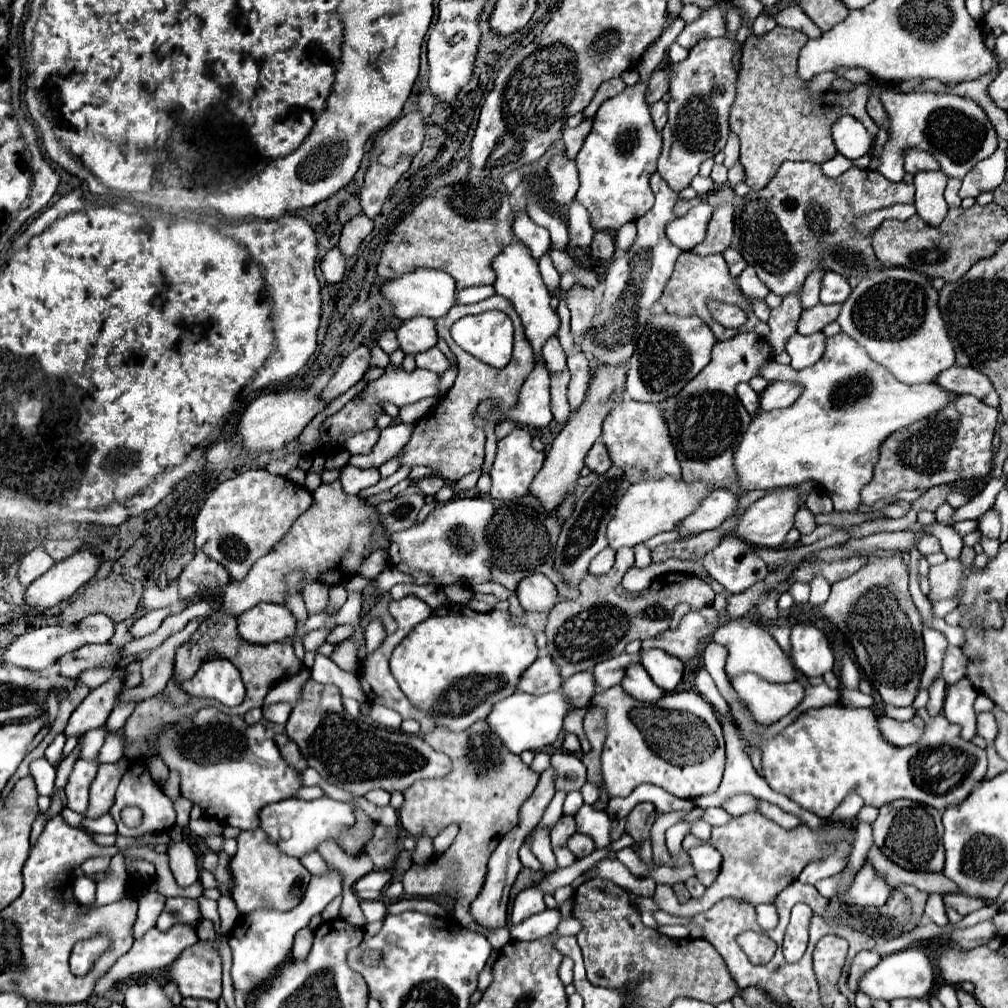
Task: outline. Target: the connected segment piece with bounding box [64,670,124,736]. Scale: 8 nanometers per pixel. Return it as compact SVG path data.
M116 670L116 674L112 674L108 682L90 690L90 694L80 702L80 706L72 712L64 734L82 736L92 728L104 726L122 688L124 688L124 674L118 674Z

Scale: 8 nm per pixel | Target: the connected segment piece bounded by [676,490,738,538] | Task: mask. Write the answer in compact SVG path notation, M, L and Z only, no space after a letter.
M714 490L698 504L698 508L690 516L676 524L676 532L682 538L690 538L704 530L718 528L728 516L736 512L736 504L738 498L732 496L728 490Z

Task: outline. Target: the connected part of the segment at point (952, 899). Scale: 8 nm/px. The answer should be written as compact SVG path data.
M946 894L944 902L952 906L960 916L966 916L978 908L984 908L988 902L980 896L966 896L966 894Z

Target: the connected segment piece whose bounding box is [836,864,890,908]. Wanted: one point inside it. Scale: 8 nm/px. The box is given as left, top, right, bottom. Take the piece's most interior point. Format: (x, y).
(867, 889)

